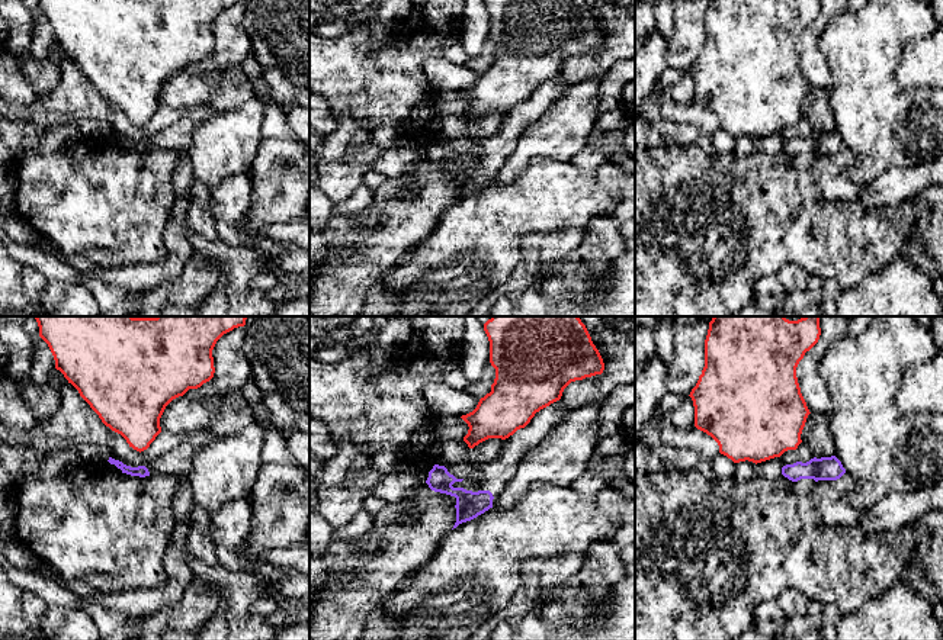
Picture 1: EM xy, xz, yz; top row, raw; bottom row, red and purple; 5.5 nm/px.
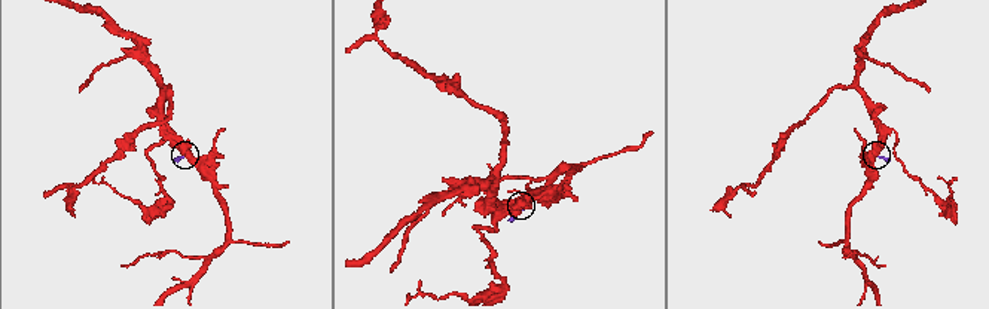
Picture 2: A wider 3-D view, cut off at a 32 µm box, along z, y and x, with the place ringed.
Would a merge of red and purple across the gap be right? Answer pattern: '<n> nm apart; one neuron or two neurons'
60 nm apart; two neurons

